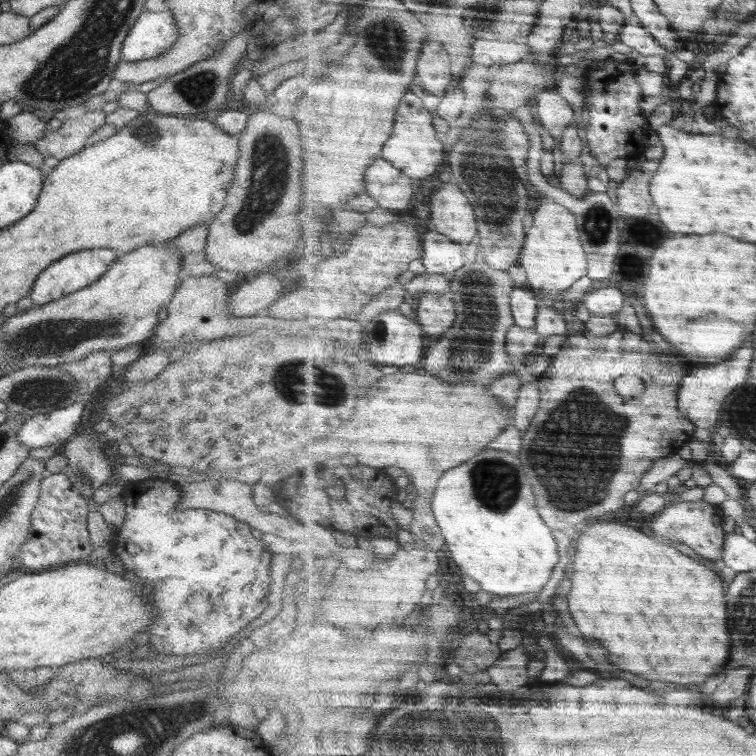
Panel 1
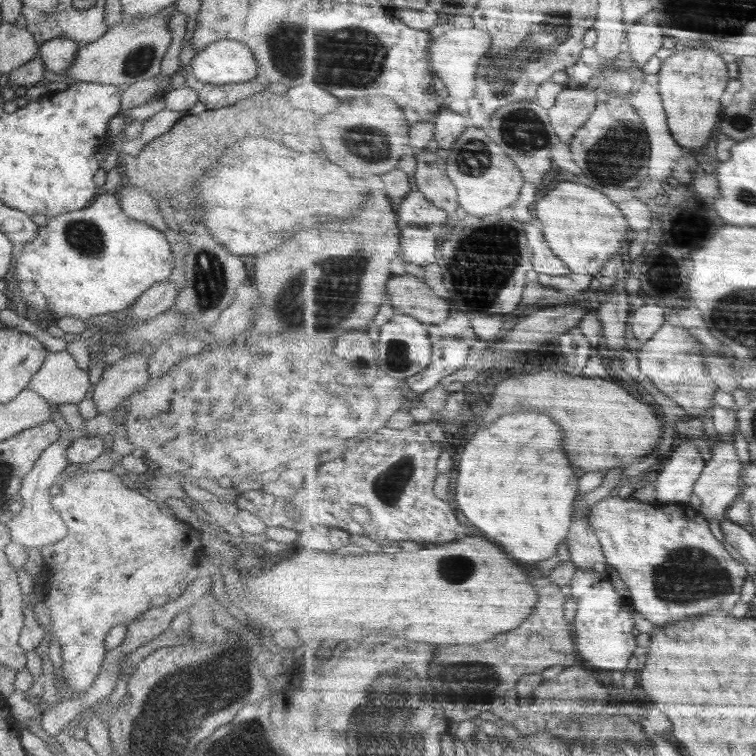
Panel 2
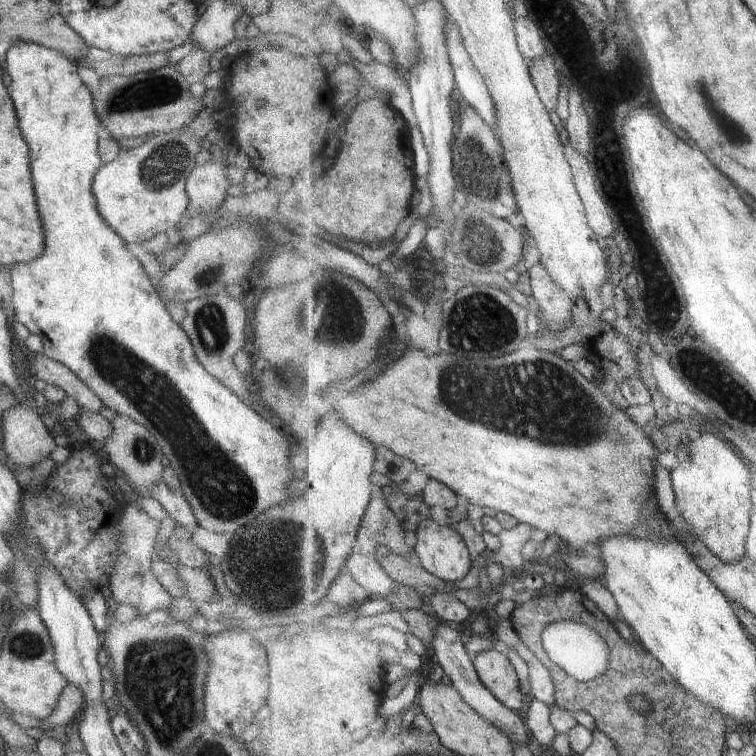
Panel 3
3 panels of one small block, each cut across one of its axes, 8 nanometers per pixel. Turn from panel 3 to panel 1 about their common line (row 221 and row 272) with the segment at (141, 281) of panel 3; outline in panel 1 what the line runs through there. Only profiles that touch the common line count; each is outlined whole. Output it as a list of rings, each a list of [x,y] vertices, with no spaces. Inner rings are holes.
[[[110,248],[86,249],[67,254],[40,271],[36,281],[34,281],[29,297],[33,300],[34,305],[39,306],[86,288],[106,273],[106,269],[114,263],[114,259],[117,257],[118,253],[110,250]]]

